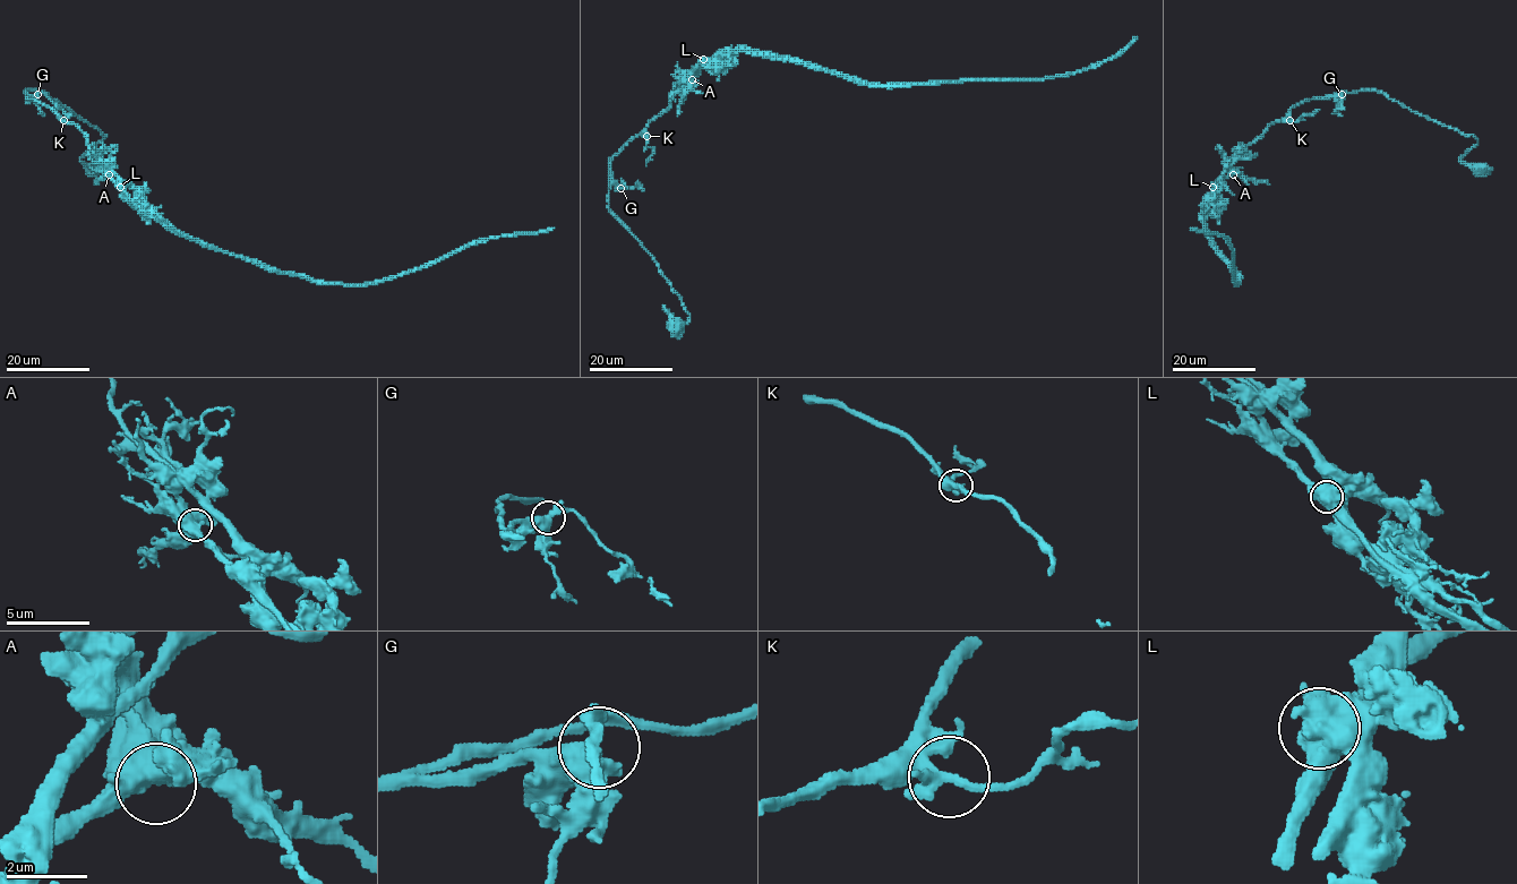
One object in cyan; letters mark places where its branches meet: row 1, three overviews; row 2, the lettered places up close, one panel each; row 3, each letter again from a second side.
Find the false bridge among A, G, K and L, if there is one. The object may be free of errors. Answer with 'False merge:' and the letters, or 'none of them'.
False merge: L

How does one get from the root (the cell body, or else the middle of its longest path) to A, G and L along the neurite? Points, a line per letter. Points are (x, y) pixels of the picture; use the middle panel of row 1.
A: (675, 327), (663, 307), (679, 324), (690, 312), (608, 207), (609, 169), (670, 105), (677, 83), (692, 79)
G: (675, 327), (663, 307), (679, 324), (688, 320), (690, 312), (653, 256), (608, 207), (609, 177), (620, 188)
L: (675, 327), (663, 307), (679, 324), (690, 312), (608, 207), (609, 169), (704, 59)

